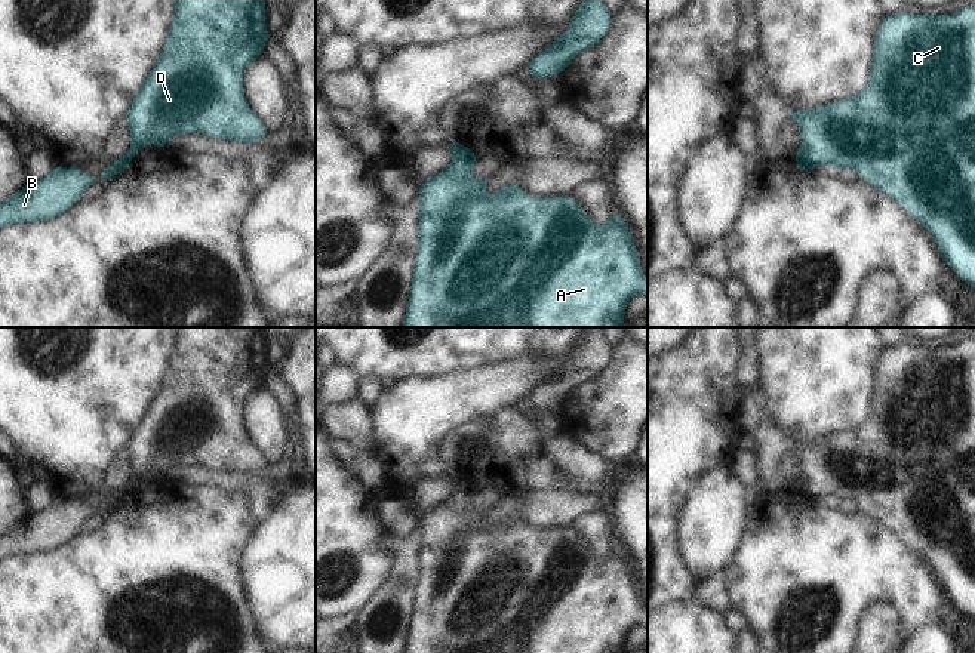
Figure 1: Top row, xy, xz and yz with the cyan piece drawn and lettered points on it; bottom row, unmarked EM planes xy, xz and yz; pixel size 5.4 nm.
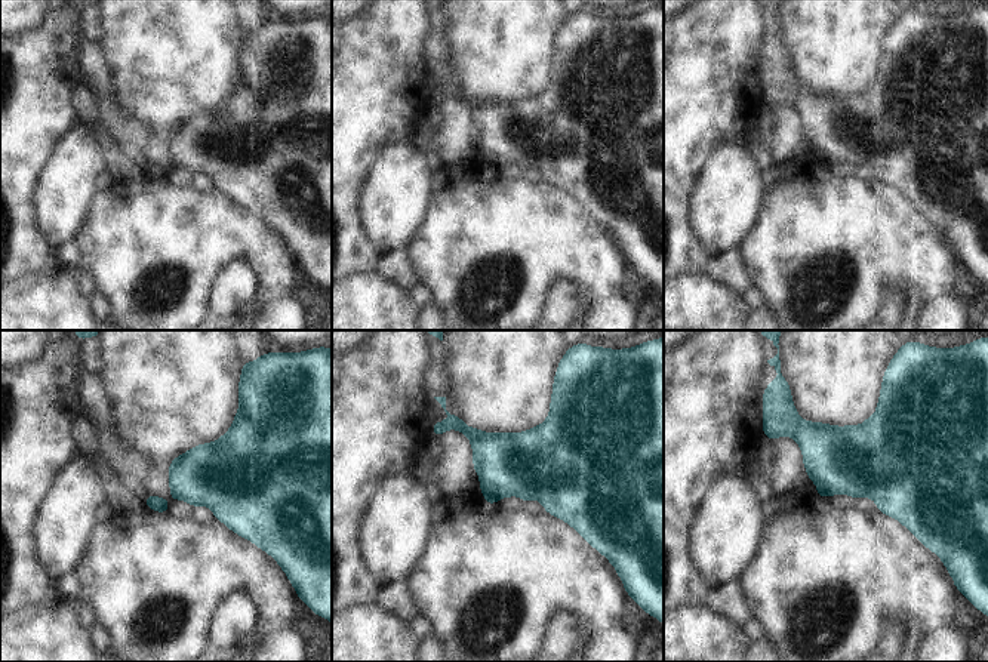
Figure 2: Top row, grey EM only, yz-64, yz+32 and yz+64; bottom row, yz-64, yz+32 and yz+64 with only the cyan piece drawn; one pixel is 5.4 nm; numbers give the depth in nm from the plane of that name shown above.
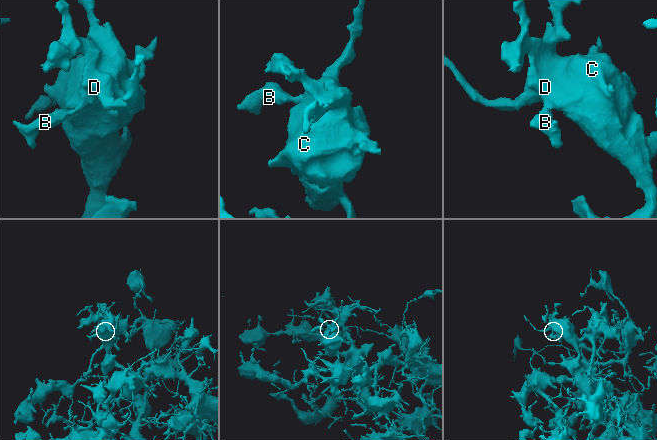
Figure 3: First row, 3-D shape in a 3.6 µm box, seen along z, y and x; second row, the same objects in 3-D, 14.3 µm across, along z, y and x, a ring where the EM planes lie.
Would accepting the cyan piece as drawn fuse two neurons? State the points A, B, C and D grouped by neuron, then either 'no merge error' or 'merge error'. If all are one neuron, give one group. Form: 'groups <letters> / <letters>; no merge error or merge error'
groups A C D / B; merge error

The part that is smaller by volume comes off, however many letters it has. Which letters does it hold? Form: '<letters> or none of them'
B

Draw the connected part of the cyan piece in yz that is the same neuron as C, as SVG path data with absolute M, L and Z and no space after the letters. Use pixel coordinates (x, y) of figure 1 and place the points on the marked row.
M975 3L951 15L916 15L898 12L885 15L874 38L874 52L867 86L855 96L816 108L790 110L790 120L799 124L802 147L794 154L806 167L816 170L819 166L833 164L837 170L855 169L867 184L895 198L902 209L922 222L956 277L975 290Z

